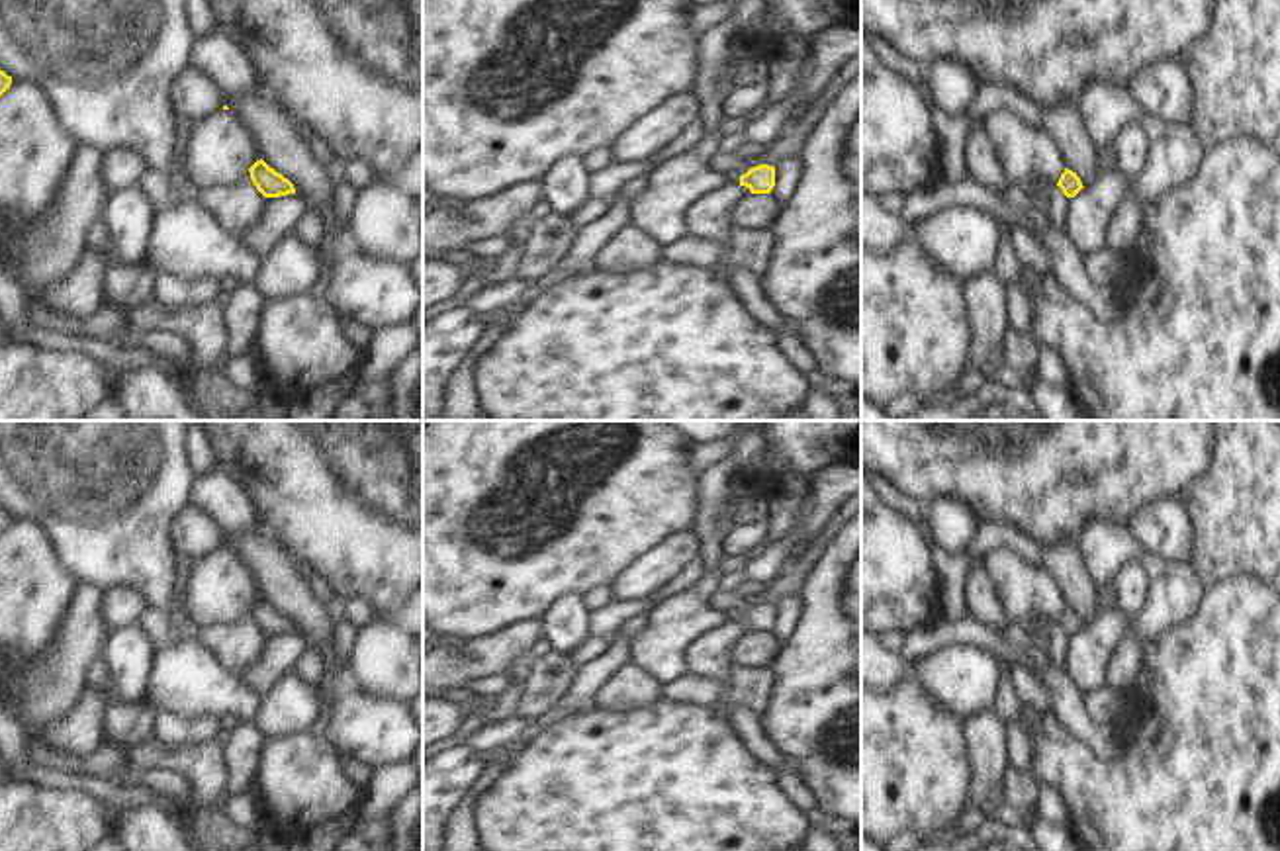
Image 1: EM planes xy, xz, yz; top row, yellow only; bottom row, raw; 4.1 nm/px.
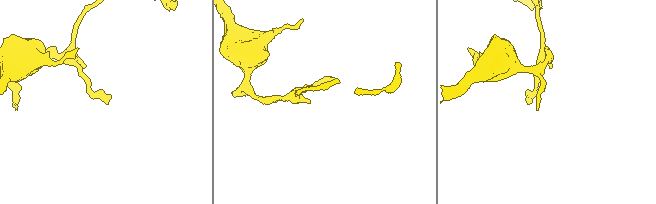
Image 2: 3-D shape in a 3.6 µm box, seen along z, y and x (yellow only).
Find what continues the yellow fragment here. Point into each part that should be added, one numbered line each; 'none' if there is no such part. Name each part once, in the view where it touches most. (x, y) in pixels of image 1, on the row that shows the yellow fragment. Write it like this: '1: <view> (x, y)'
none

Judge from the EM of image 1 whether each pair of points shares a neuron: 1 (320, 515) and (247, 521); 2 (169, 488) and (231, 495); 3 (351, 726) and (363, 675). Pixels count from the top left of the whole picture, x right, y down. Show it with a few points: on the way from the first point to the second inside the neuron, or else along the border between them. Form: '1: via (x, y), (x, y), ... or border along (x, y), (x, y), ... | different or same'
1: border along (235, 480), (249, 497), (261, 531) | different
2: border along (196, 478), (190, 490), (190, 503) | different
3: border along (349, 683), (402, 703) | different

